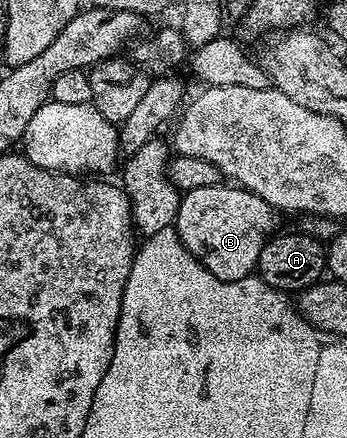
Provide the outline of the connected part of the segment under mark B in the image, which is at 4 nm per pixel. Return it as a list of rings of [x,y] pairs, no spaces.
[[[206,182],[201,188],[183,193],[179,198],[180,205],[176,208],[176,221],[174,227],[180,236],[180,243],[186,246],[186,250],[197,262],[210,274],[219,280],[241,280],[253,275],[260,263],[260,255],[269,240],[272,239],[276,228],[277,209],[270,207],[262,198],[258,198],[253,192],[239,186],[229,186],[224,182]]]

